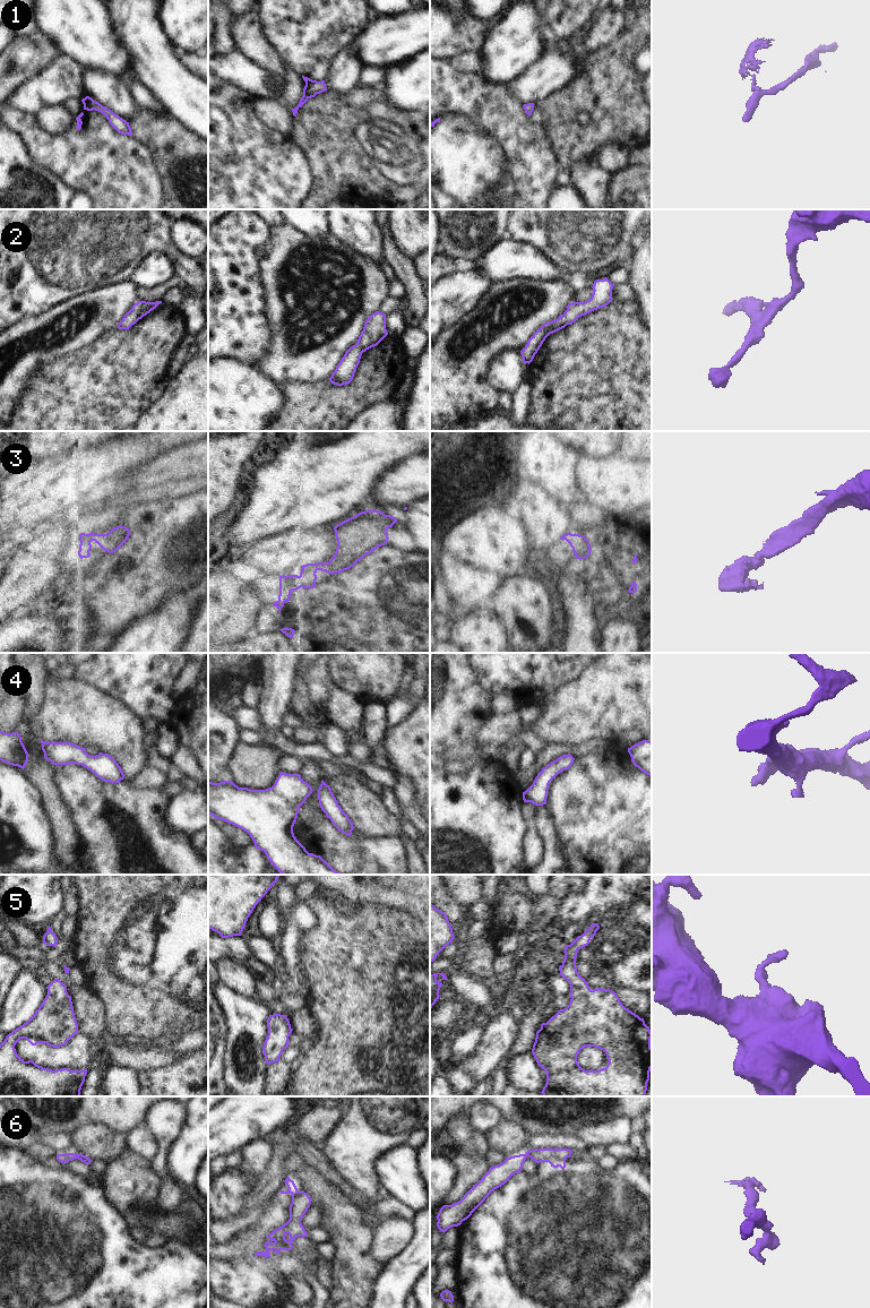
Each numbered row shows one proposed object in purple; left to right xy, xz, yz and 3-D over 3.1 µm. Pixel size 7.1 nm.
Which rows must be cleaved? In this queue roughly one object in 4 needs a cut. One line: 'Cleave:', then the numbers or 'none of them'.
Cleave: 1, 6

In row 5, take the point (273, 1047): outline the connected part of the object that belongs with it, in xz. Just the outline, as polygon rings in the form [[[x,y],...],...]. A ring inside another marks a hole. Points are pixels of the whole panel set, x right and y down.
[[[274,1014],[267,1019],[268,1035],[264,1042],[262,1051],[268,1065],[279,1061],[284,1049],[288,1047],[288,1036],[292,1033],[286,1015]]]

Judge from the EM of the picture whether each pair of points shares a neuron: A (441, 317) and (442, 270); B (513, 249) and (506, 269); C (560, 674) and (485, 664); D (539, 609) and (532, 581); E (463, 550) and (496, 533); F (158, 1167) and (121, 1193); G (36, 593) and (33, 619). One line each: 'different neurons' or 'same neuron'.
A: different neurons
B: same neuron
C: same neuron
D: same neuron
E: same neuron
F: different neurons
G: different neurons

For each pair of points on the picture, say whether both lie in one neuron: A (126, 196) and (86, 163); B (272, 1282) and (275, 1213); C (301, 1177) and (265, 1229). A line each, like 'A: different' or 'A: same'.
A: same
B: same
C: different

